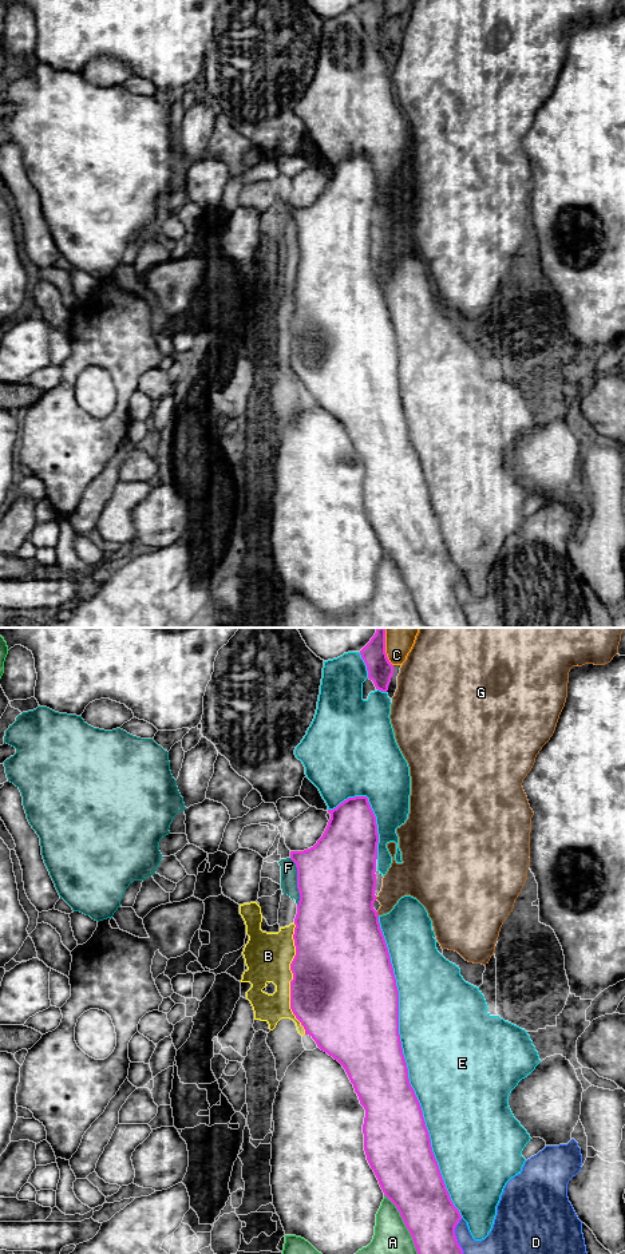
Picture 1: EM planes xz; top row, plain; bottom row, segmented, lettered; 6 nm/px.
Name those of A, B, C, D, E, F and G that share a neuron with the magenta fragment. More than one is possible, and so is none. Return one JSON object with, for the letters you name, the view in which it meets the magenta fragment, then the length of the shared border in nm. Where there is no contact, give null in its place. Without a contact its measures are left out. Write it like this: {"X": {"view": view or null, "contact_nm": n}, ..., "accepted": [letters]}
{"accepted": []}

